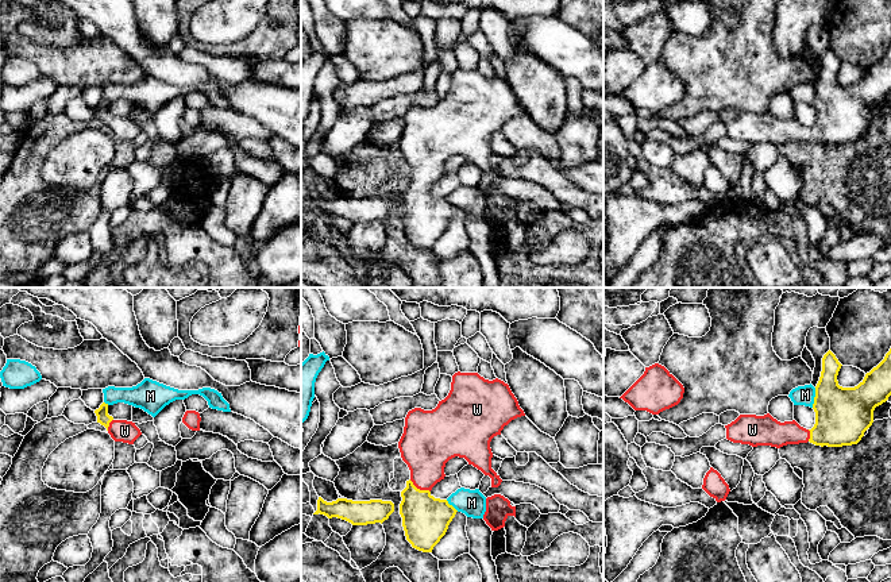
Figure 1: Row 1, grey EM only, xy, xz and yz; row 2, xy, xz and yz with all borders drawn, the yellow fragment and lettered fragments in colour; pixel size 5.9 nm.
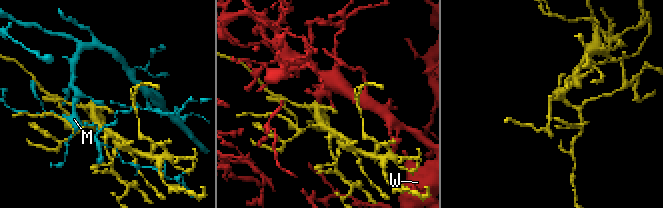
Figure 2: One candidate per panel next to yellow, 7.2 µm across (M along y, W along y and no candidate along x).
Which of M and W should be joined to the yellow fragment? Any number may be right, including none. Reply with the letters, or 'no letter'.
W

